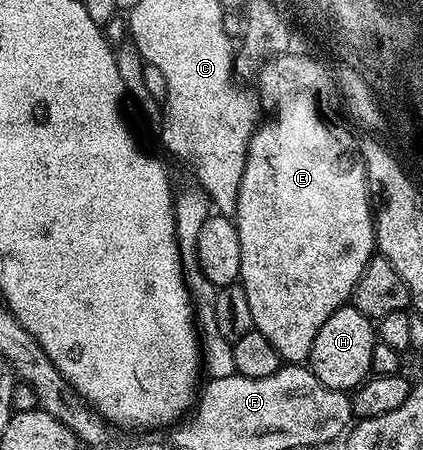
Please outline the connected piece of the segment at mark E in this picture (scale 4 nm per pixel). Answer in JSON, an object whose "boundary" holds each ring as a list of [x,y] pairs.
{"boundary":[[[298,97],[286,101],[277,108],[275,119],[261,124],[250,139],[246,153],[246,168],[240,181],[238,203],[232,218],[238,225],[240,237],[240,283],[248,297],[248,309],[252,309],[254,330],[258,331],[276,349],[279,360],[290,365],[302,365],[309,360],[312,341],[316,341],[316,333],[336,309],[347,306],[354,294],[354,286],[360,281],[364,269],[376,255],[374,242],[374,216],[372,214],[372,196],[366,181],[366,169],[353,154],[349,155],[344,148],[338,147],[334,135],[329,131],[328,123],[320,114],[315,100],[310,97]]]}

